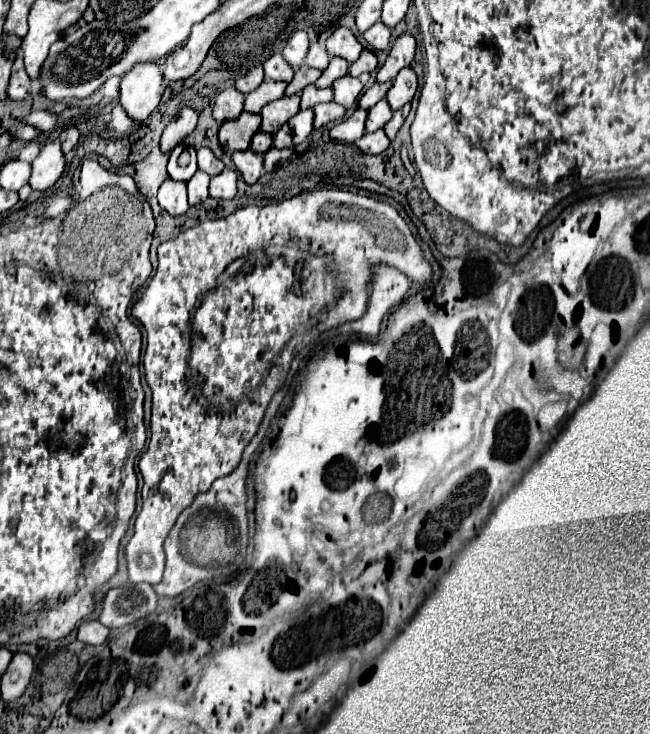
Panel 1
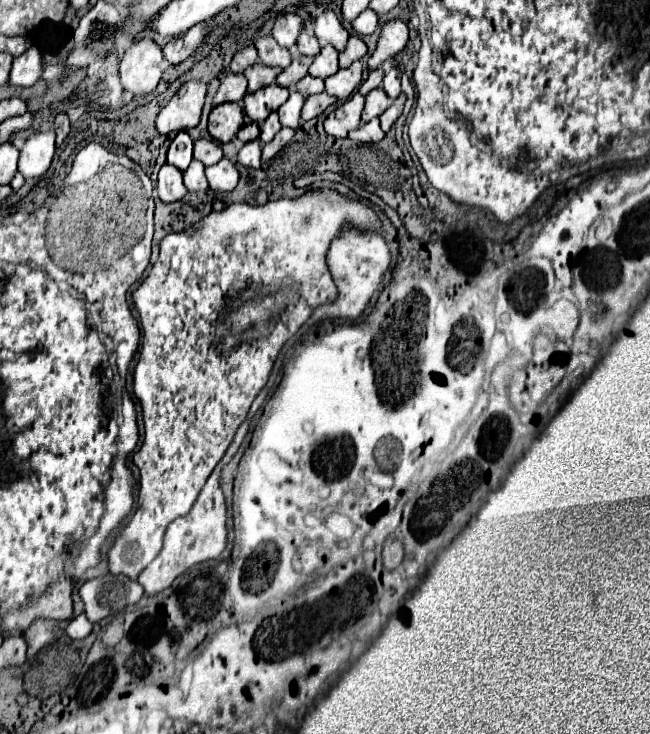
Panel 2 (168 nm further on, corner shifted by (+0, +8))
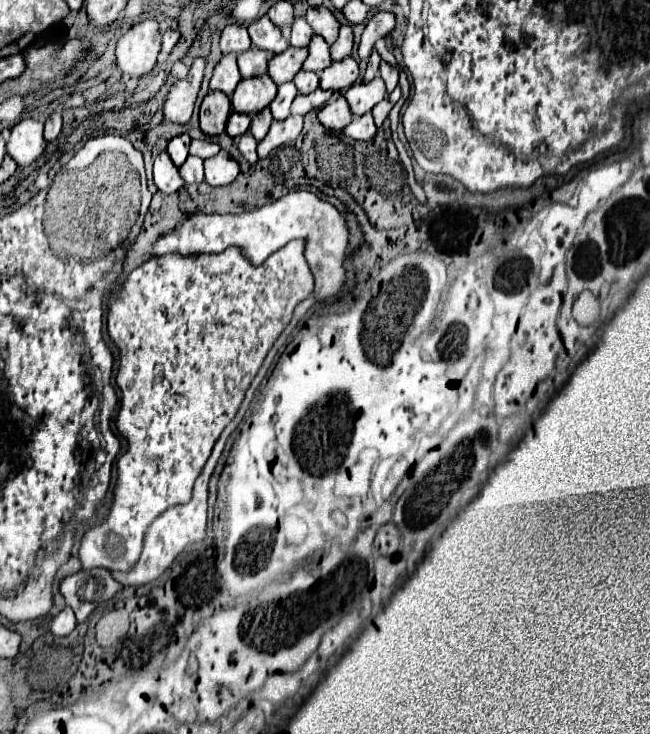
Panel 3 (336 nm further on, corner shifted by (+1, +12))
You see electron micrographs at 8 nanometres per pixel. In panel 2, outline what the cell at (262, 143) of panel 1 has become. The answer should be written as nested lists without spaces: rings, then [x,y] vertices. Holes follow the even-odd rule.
[[[246,124],[240,132],[238,132],[238,138],[242,142],[250,142],[250,140],[256,140],[260,136],[260,126],[258,124]]]

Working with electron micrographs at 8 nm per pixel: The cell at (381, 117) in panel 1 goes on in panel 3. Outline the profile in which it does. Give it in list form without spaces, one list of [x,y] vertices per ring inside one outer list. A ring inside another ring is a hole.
[[[375,76],[367,84],[353,84],[343,96],[351,108],[351,114],[357,118],[363,116],[363,112],[369,112],[375,104],[379,104],[387,96],[387,90],[381,76]]]

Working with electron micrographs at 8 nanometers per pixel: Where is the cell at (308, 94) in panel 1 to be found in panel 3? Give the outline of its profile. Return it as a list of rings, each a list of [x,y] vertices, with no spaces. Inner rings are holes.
[[[299,70],[297,76],[293,78],[299,94],[309,94],[315,88],[319,88],[319,76],[315,72],[307,72],[307,70]]]

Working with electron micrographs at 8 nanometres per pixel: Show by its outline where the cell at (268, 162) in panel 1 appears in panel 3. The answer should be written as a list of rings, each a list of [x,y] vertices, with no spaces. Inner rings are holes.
[[[287,116],[281,122],[273,122],[267,136],[257,146],[259,158],[265,158],[271,150],[279,148],[281,144],[295,140],[299,136],[301,128],[303,128],[303,116]]]

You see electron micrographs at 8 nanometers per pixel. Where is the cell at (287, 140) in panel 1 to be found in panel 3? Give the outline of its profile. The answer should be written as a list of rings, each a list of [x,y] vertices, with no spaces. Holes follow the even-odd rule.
[[[263,108],[261,112],[257,112],[257,114],[253,114],[253,116],[251,116],[249,132],[255,136],[255,140],[263,140],[263,136],[269,132],[271,122],[273,122],[273,118],[271,118],[269,108]]]

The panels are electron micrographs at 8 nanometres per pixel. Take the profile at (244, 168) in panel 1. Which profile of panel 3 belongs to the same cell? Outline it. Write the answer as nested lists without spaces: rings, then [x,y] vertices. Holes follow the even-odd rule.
[[[245,132],[243,136],[239,136],[239,152],[243,154],[243,158],[245,158],[249,164],[255,164],[255,162],[257,162],[257,152],[255,152],[255,148],[257,148],[257,140],[255,140],[249,132]]]

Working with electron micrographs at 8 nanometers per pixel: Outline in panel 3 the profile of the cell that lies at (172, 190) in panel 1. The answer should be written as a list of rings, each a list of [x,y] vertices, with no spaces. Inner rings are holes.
[[[161,152],[153,164],[153,182],[163,194],[177,192],[183,186],[183,178],[179,176],[177,166],[171,162],[167,152]]]

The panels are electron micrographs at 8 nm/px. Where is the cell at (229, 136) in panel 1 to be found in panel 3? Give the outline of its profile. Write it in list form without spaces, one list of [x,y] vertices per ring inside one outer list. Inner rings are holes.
[[[209,92],[203,98],[199,120],[201,120],[201,132],[207,136],[217,136],[225,132],[225,124],[229,118],[229,98],[223,92]]]

